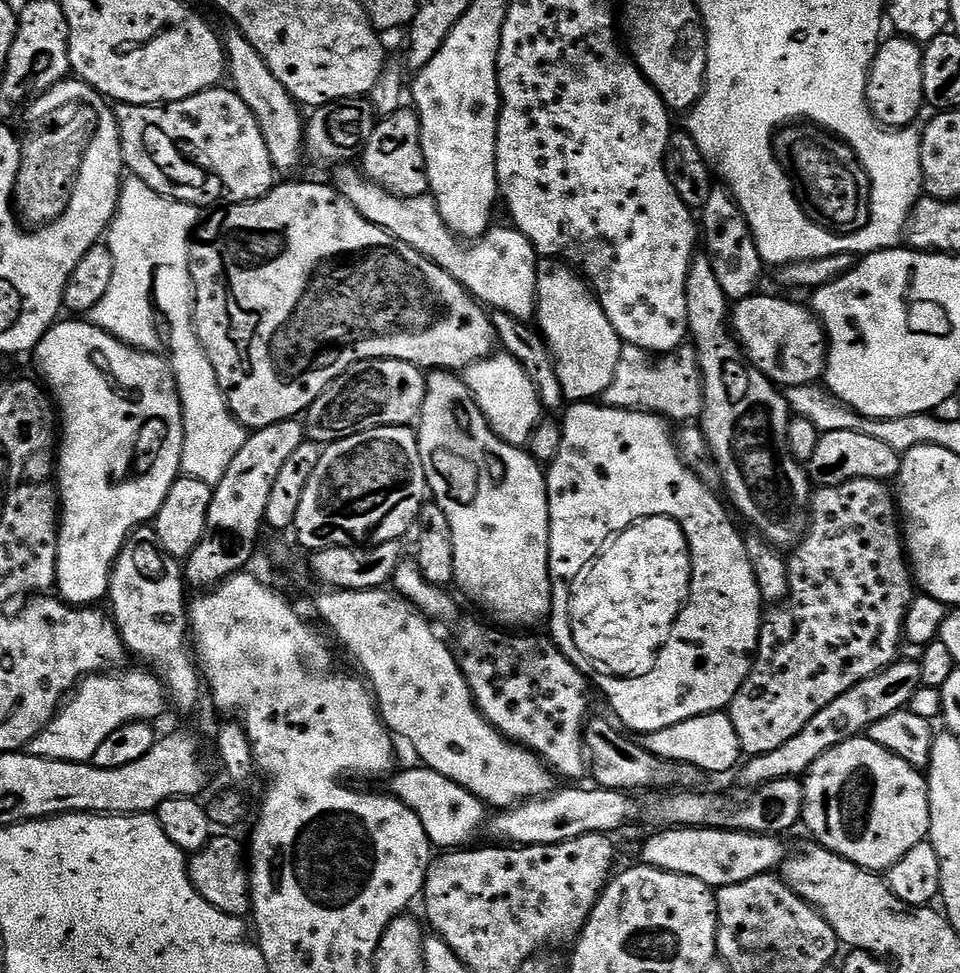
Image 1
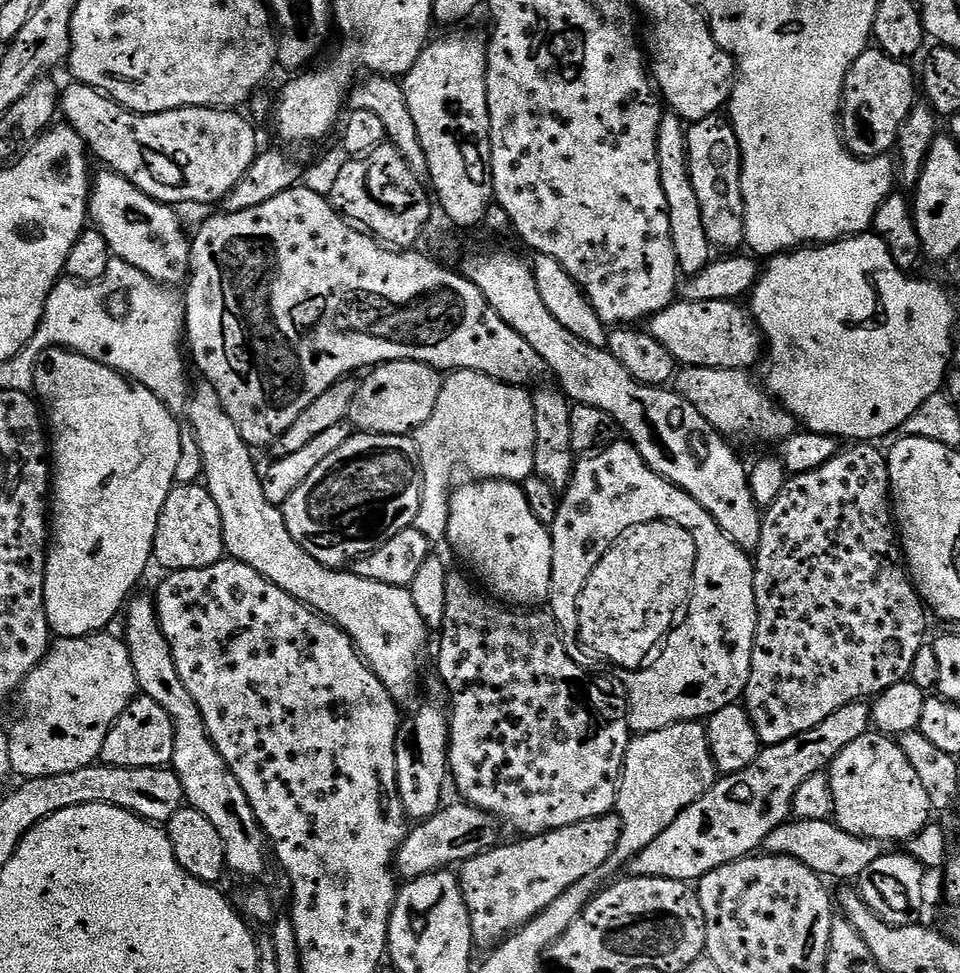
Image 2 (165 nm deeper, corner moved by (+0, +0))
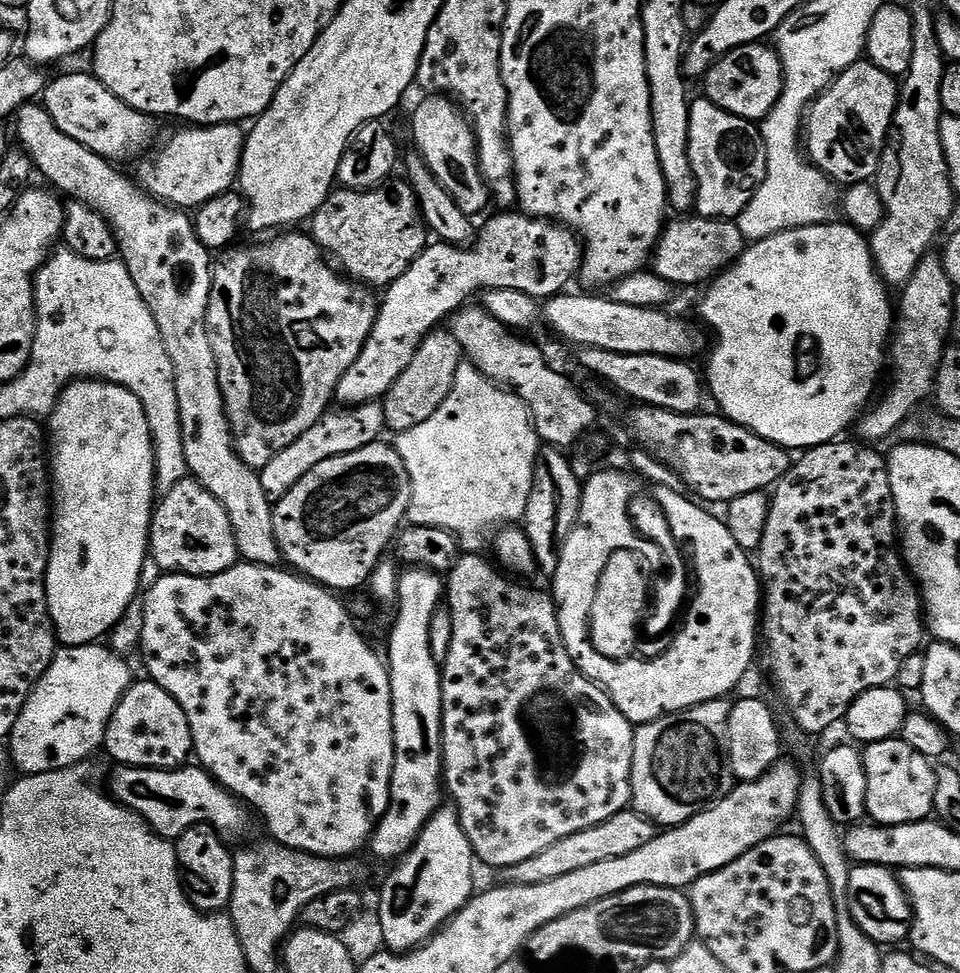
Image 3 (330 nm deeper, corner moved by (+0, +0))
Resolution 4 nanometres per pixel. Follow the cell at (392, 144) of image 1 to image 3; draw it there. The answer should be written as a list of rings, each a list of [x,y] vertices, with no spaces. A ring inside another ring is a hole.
[[[406,182],[392,183],[367,190],[345,187],[334,190],[310,221],[310,235],[316,244],[353,281],[379,290],[387,289],[397,280],[419,258],[430,240],[411,186]]]

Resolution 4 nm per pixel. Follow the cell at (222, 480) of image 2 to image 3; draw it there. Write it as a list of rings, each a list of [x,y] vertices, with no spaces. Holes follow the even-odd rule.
[[[39,103],[23,104],[15,113],[16,132],[20,135],[19,147],[32,157],[35,171],[40,172],[53,184],[57,193],[65,192],[75,203],[85,204],[93,208],[106,221],[116,235],[116,247],[119,259],[128,267],[130,278],[134,278],[134,286],[138,286],[138,294],[150,306],[150,314],[154,314],[154,322],[158,322],[158,330],[162,334],[162,342],[166,346],[166,354],[170,354],[170,362],[174,370],[174,386],[178,390],[178,410],[180,424],[184,427],[184,449],[188,471],[201,486],[226,510],[230,518],[230,526],[234,530],[237,553],[247,563],[276,566],[281,563],[280,547],[274,534],[272,521],[273,501],[269,500],[266,490],[262,490],[260,473],[248,465],[237,452],[228,421],[228,412],[224,408],[224,395],[218,382],[218,366],[214,358],[214,346],[210,346],[208,337],[208,303],[212,289],[212,270],[214,260],[210,249],[198,238],[193,217],[187,211],[161,204],[159,200],[148,195],[139,183],[127,180],[119,172],[115,163],[99,156],[94,150],[82,146],[82,142],[74,142],[50,118],[48,109]]]

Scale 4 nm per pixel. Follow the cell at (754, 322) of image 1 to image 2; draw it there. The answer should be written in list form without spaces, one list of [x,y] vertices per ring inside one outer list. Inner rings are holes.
[[[731,300],[674,302],[651,317],[646,324],[646,332],[654,337],[670,352],[677,365],[710,368],[751,369],[752,364],[761,363],[762,337],[751,315],[739,308],[740,304]]]

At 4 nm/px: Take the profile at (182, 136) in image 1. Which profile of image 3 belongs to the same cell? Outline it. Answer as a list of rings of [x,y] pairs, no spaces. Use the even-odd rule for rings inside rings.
[[[68,72],[57,80],[47,81],[42,93],[42,104],[48,109],[58,130],[74,138],[74,142],[82,142],[82,146],[94,150],[109,162],[121,162],[131,156],[139,157],[147,153],[153,147],[157,121],[142,112],[136,112],[110,90],[106,90],[97,76],[85,72]]]

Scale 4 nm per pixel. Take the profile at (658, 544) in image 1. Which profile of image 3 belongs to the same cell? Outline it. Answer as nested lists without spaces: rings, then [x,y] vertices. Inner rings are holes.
[[[627,554],[616,556],[612,564],[606,565],[606,570],[602,570],[592,611],[592,641],[597,657],[619,662],[631,660],[637,655],[636,643],[640,640],[642,625],[636,620],[636,616],[640,616],[643,592],[644,580],[640,580],[640,568],[636,568],[636,560],[632,560]]]

